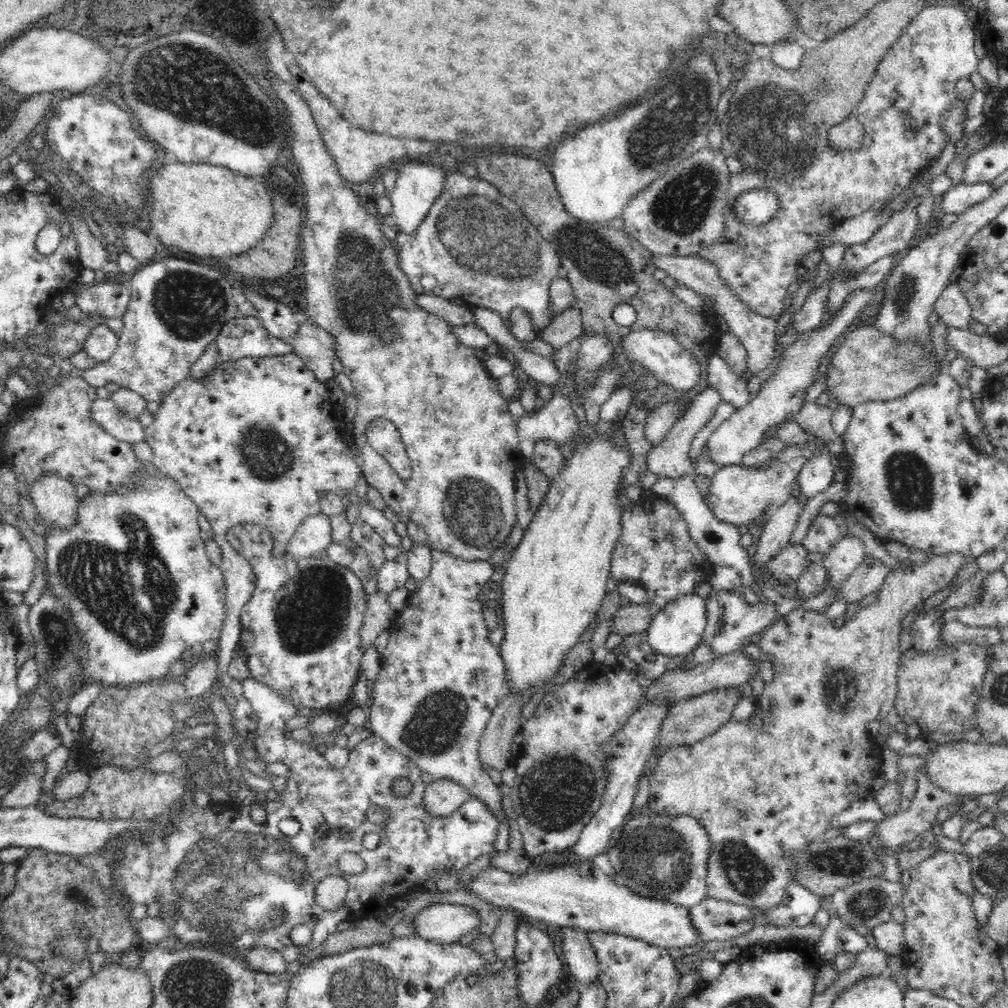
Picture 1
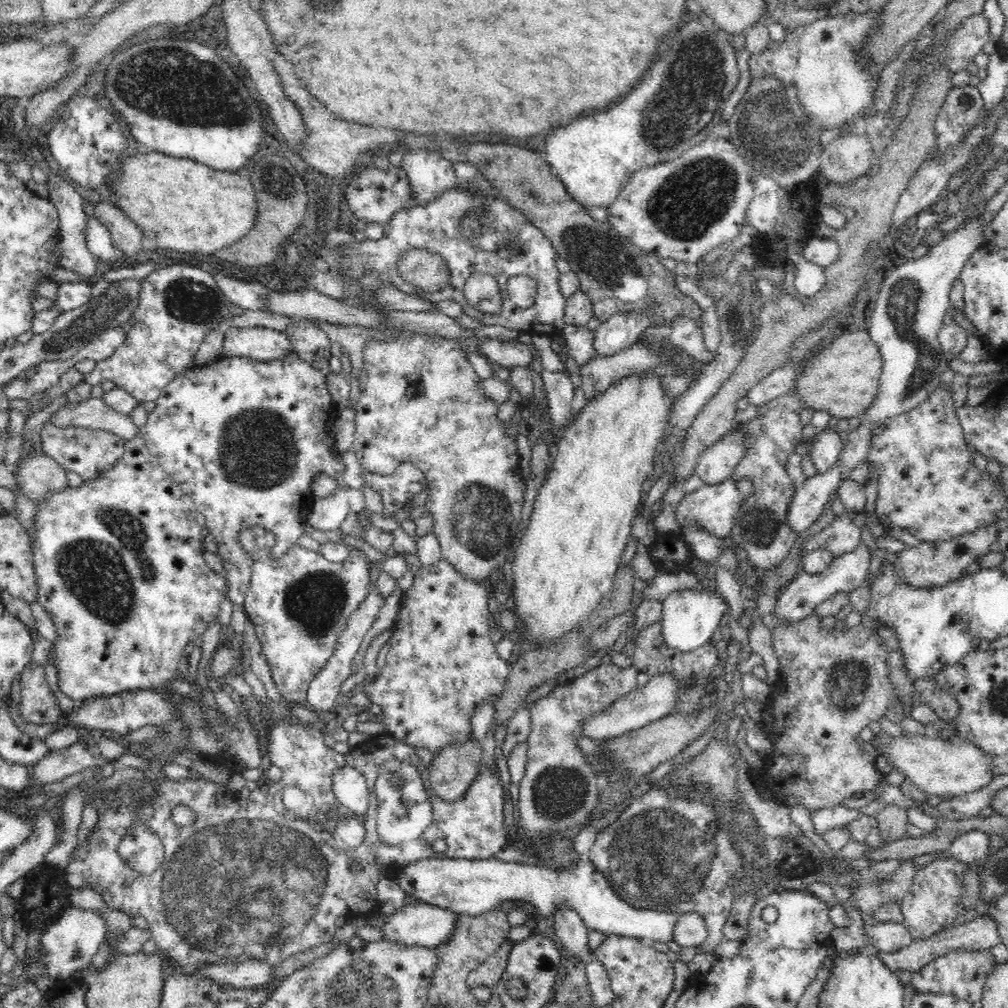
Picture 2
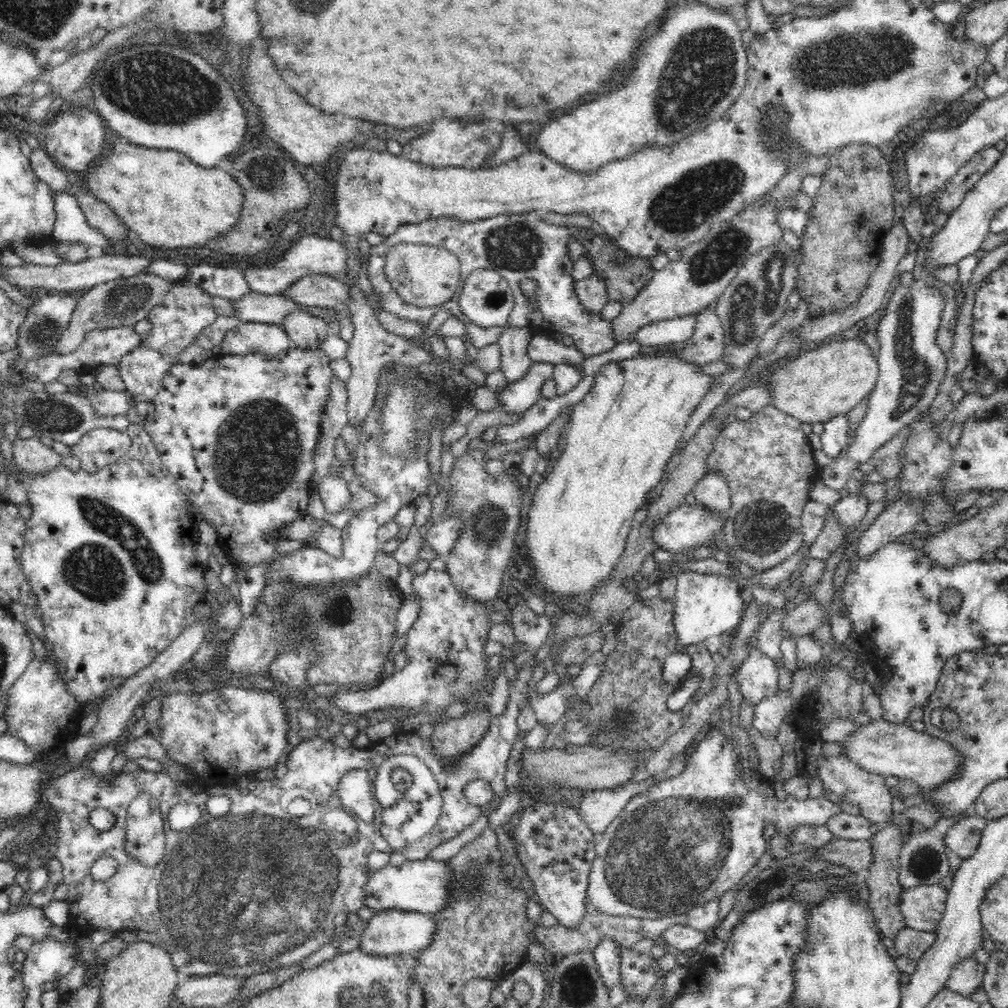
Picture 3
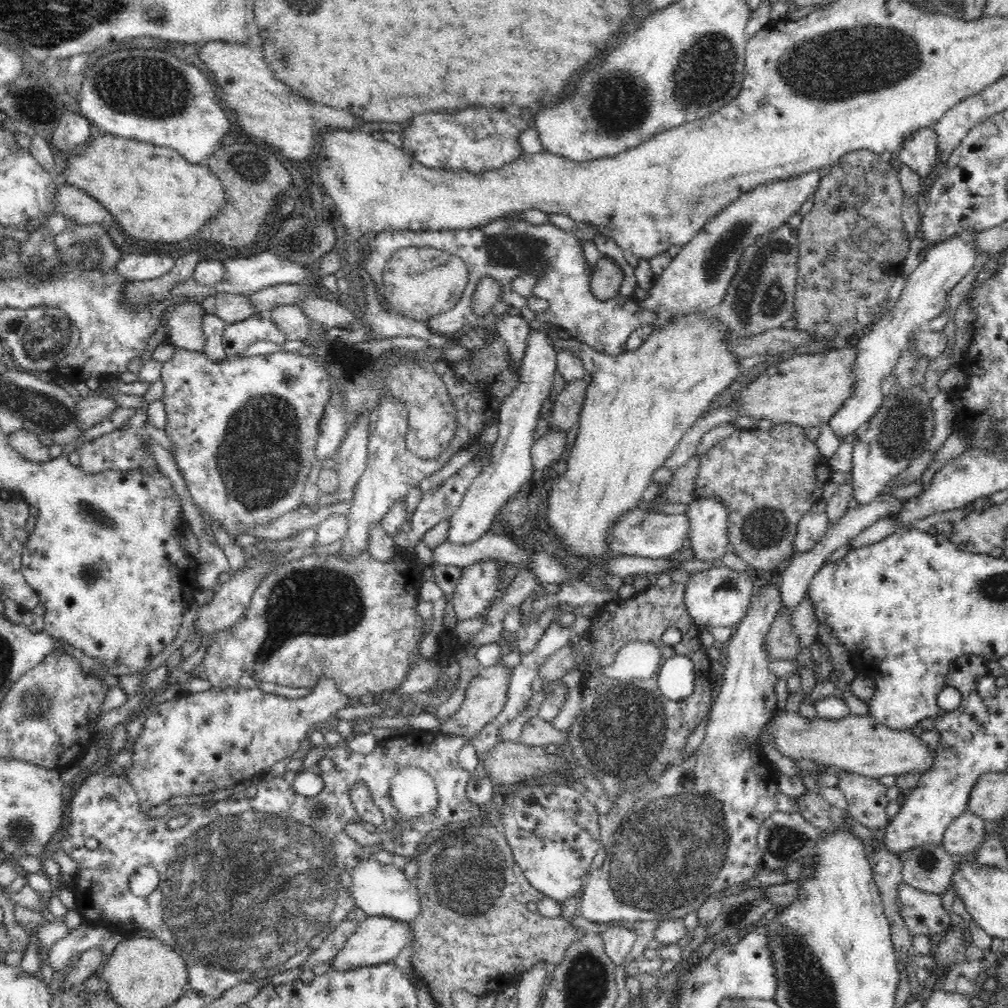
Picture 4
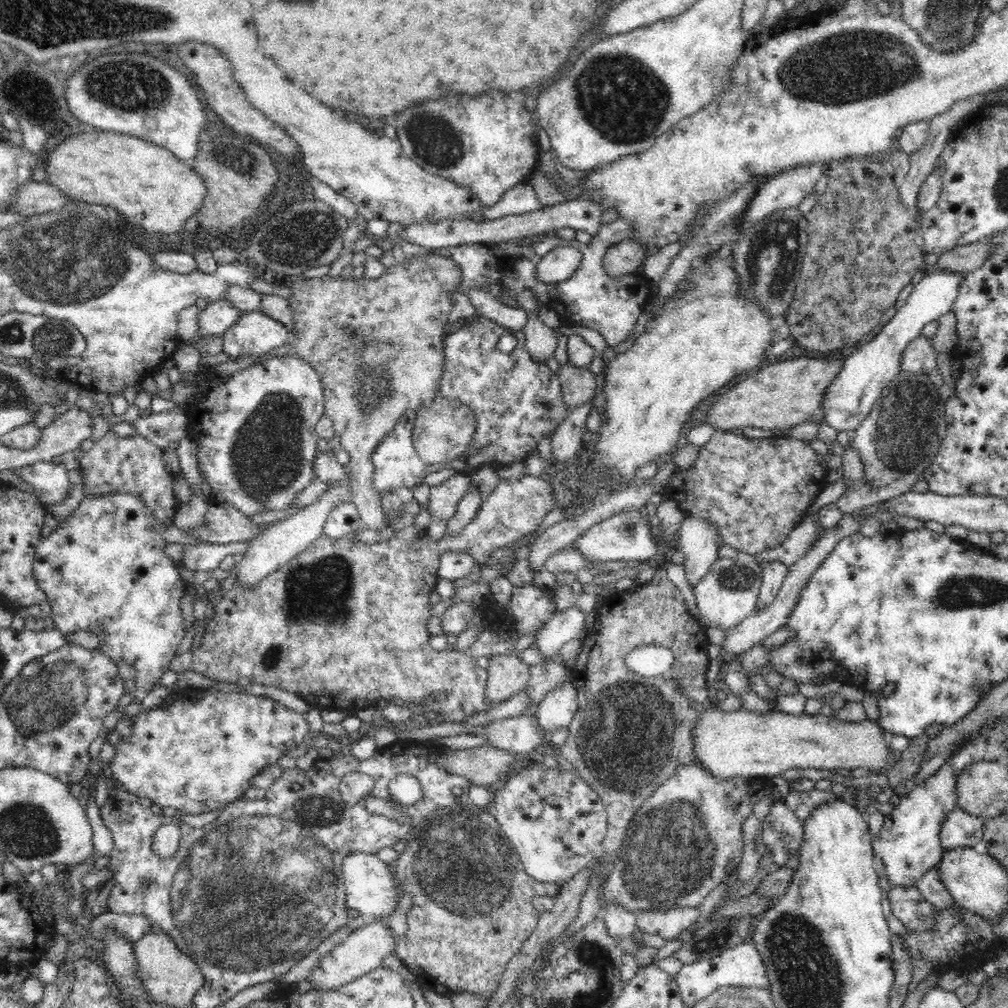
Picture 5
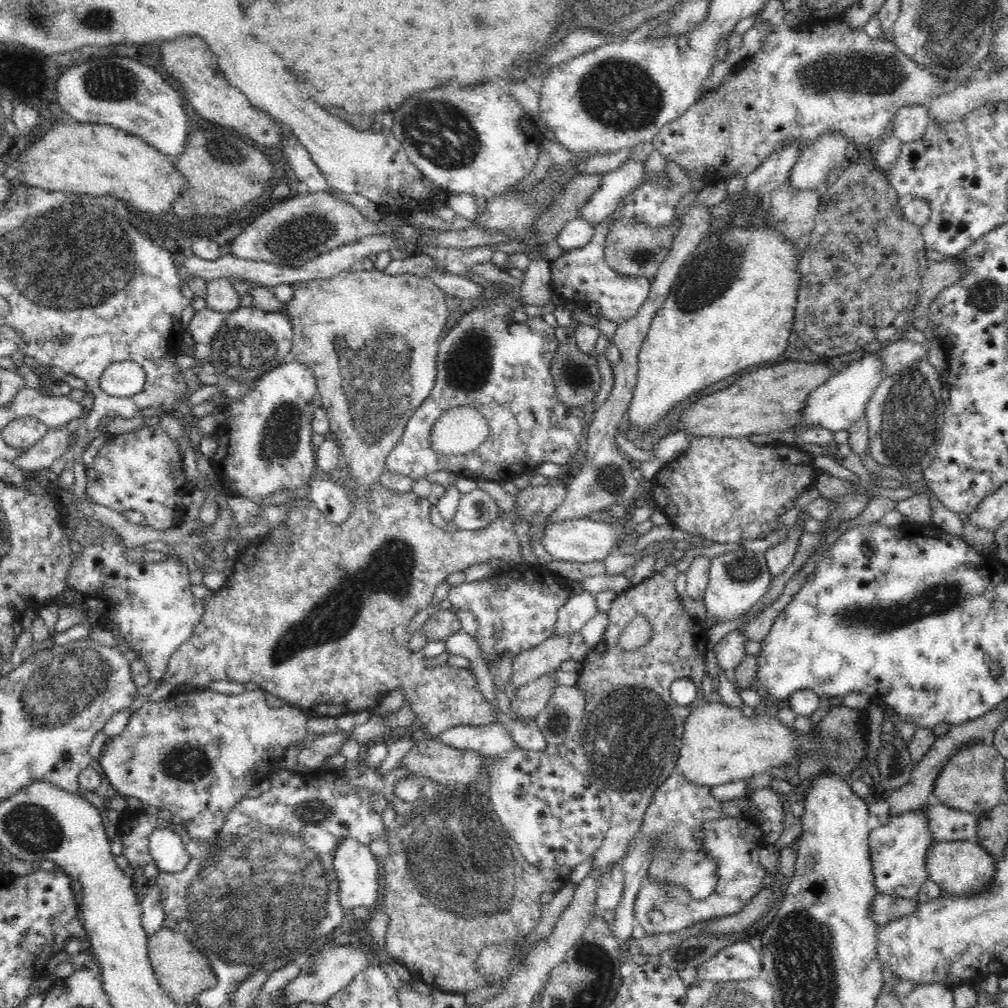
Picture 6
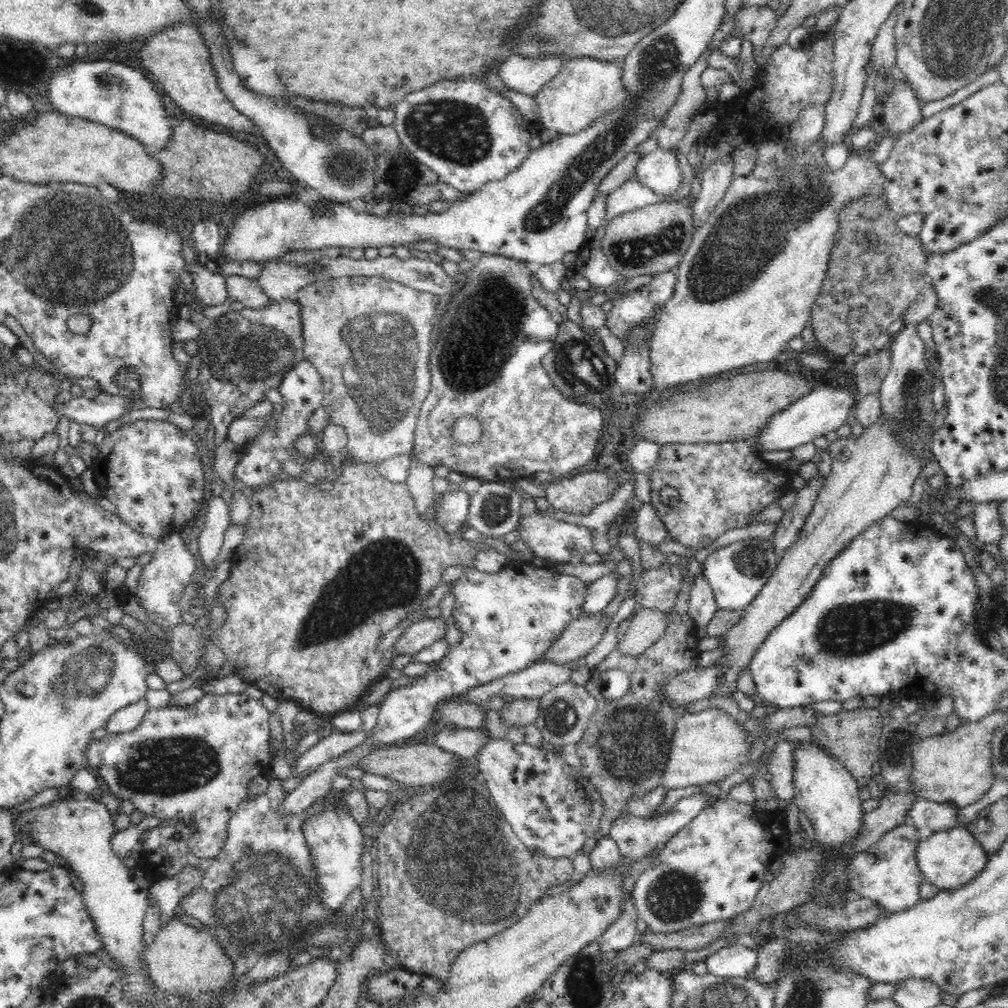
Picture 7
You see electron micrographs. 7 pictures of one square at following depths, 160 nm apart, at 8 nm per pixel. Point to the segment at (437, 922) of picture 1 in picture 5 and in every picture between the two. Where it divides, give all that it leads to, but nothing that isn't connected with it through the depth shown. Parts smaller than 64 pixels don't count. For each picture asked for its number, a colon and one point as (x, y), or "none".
2: (422, 924)
3: (394, 931)
4: (378, 939)
5: (364, 949)

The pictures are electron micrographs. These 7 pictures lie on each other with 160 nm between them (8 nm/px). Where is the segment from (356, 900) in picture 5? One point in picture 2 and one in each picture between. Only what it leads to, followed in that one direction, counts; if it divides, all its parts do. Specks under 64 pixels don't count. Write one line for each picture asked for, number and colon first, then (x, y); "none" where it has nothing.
2: (473, 887)
3: (421, 886)
4: (379, 889)

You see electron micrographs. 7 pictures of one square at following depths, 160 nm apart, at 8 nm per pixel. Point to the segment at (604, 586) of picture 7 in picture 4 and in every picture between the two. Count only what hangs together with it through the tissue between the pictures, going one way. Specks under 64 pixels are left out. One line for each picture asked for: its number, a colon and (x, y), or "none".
4: (297, 873)
5: (563, 626)
6: (579, 609)

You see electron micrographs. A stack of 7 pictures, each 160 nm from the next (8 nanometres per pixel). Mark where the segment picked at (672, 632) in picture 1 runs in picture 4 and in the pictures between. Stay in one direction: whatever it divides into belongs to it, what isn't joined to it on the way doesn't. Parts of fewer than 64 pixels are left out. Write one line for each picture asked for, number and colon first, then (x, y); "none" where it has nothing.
2: (690, 617)
3: (706, 605)
4: (719, 596)

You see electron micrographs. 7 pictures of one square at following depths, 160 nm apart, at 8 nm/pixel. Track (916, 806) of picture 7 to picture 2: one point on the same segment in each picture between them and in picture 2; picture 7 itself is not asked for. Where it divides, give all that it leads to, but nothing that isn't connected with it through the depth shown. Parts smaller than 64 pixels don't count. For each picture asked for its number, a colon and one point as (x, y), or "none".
2: (971, 846)
3: (963, 838)
4: (964, 835)
5: (960, 830)
6: (947, 824)

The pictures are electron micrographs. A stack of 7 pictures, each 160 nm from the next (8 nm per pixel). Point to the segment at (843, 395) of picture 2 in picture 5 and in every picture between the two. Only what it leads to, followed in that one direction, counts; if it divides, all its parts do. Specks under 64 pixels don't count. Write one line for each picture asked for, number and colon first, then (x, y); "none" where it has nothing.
3: (820, 384)
4: (807, 390)
5: (788, 393)

